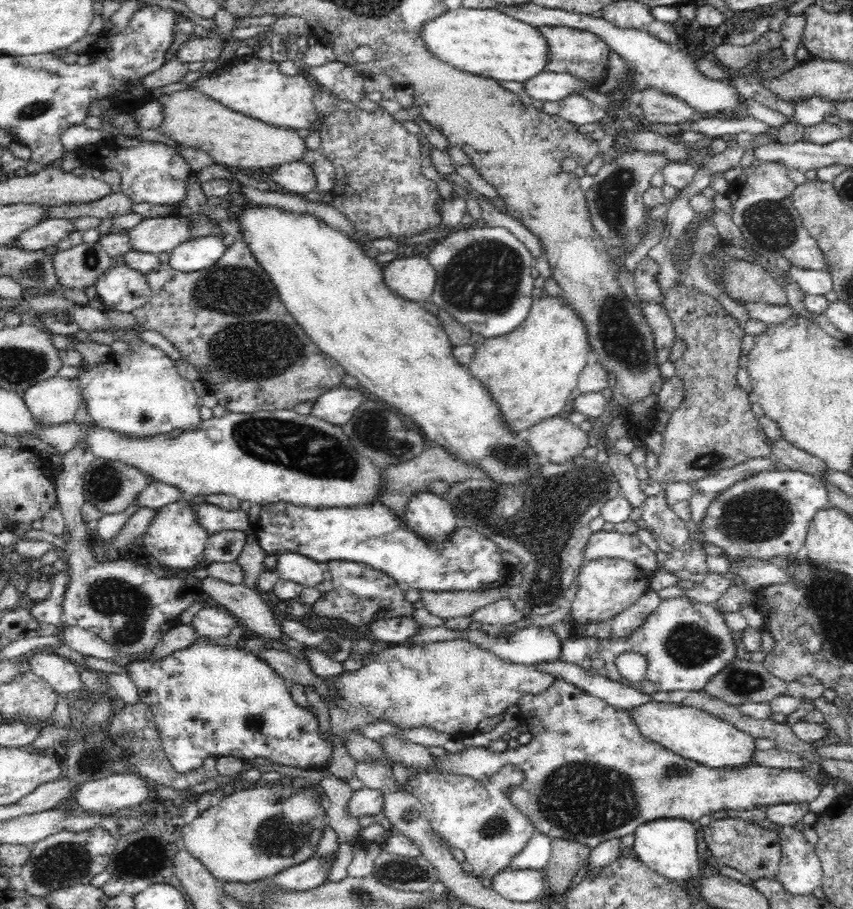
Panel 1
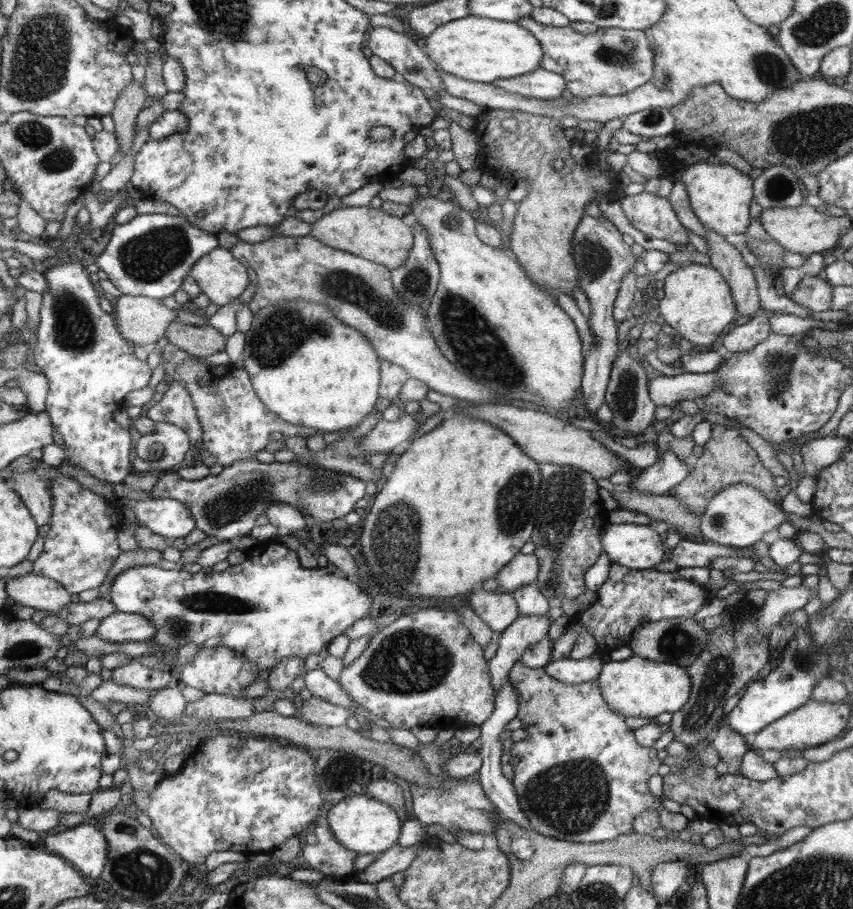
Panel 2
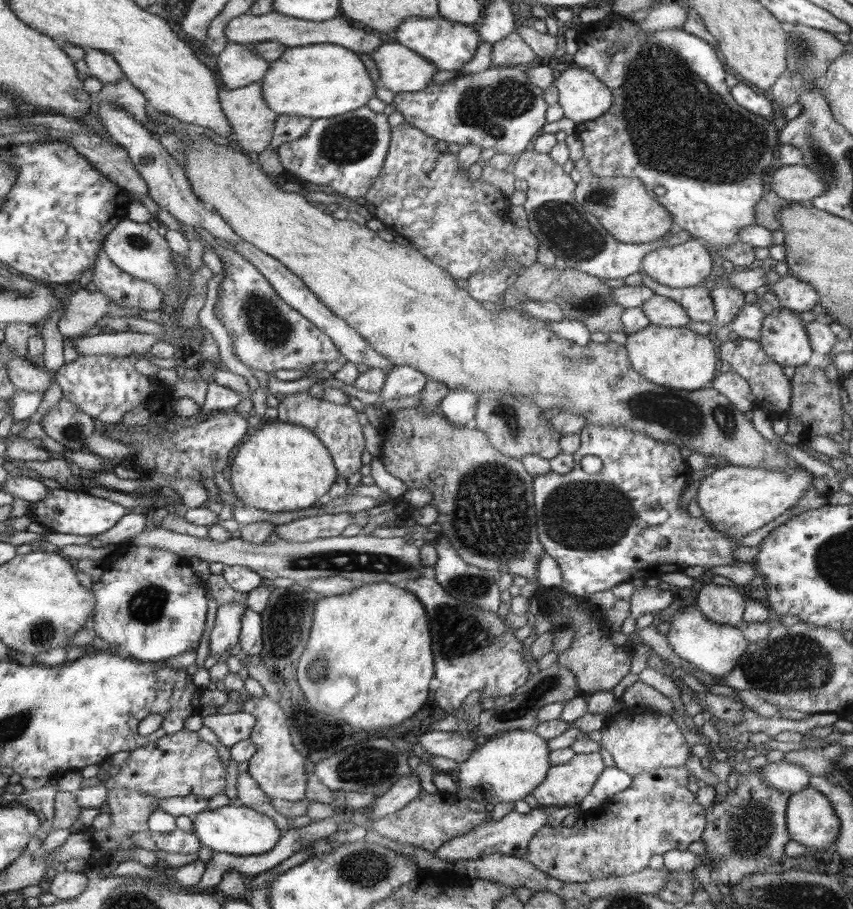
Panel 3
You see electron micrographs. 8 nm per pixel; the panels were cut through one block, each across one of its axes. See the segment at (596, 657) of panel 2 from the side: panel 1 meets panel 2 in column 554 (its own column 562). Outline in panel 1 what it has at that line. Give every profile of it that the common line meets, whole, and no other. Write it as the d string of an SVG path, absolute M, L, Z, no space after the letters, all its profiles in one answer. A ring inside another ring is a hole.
M553 660L533 664L538 672L551 674L583 689L590 696L600 698L617 709L632 710L651 700L651 695L640 692L636 686L624 686L621 682L600 675L590 674L577 664L563 660Z

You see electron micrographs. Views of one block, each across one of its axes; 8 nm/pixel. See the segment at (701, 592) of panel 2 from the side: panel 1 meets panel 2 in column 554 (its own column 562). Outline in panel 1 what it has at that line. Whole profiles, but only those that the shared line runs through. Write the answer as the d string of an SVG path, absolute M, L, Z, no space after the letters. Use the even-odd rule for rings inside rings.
M688 596L663 600L661 606L648 616L640 628L624 638L599 639L572 634L571 637L561 640L559 659L577 664L590 674L610 678L628 687L632 685L632 682L624 678L617 669L616 659L624 652L639 652L648 659L646 676L633 684L640 692L651 695L653 692L670 692L671 690L699 691L717 672L724 670L728 663L734 663L736 658L732 631L728 629L722 615L716 605L698 603Z

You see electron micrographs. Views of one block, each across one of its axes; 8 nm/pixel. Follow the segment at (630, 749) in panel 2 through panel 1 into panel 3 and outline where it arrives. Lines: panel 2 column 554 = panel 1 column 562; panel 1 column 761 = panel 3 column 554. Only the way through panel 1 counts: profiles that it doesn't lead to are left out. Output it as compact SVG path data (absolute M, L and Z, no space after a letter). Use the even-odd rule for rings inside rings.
M600 752L575 754L566 764L552 765L545 782L532 793L538 804L544 808L580 807L581 799L585 799L590 794L604 770L606 770L606 766Z

